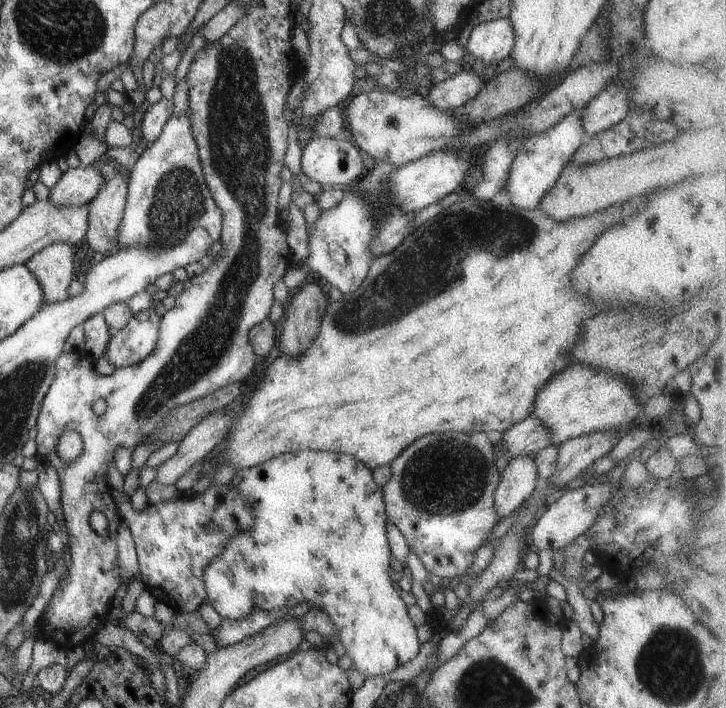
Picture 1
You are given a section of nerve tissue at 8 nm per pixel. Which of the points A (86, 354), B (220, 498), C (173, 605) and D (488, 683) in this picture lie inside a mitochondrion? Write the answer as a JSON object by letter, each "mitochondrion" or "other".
{"A":"other","B":"other","C":"other","D":"mitochondrion"}

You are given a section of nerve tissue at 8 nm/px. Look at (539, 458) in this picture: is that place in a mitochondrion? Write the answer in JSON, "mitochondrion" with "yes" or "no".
{"mitochondrion":"no"}

